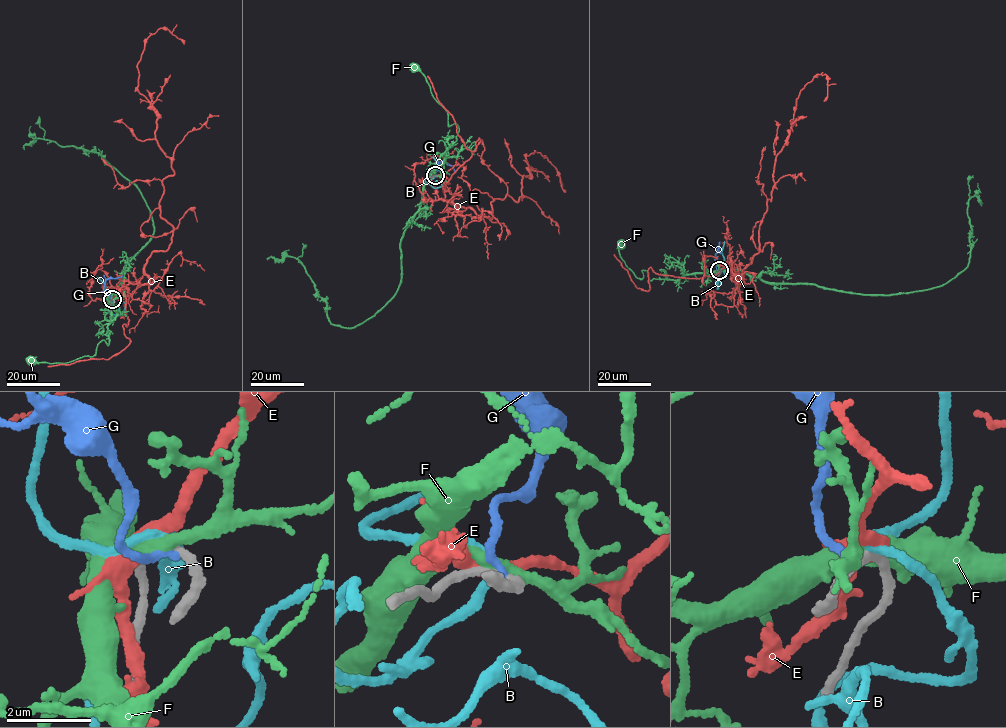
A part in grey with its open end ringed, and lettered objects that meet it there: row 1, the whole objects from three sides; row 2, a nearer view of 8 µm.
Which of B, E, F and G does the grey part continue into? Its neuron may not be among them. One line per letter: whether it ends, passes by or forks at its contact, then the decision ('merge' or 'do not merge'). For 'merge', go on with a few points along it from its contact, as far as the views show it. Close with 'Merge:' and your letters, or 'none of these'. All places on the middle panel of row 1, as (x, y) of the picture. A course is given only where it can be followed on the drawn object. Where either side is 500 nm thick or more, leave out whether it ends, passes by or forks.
B: it passes by; merge; it runs (435, 175), (428, 182), (425, 180), (426, 176), (434, 188), (442, 186), (437, 182), (429, 184)
E: it passes by; do not merge
F: it passes by; do not merge
G: it ends there; do not merge
Merge: B

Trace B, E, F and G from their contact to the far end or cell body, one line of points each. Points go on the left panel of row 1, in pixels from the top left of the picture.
B: (112, 299), (107, 308), (112, 314), (119, 315), (125, 304), (119, 304), (115, 312)
E: (111, 299), (171, 241), (159, 201), (174, 172), (137, 66), (160, 28), (184, 44)
F: (112, 299), (108, 301), (111, 314), (107, 328), (108, 345), (103, 340), (91, 357), (62, 363), (32, 361)
G: (113, 299), (103, 290), (105, 281), (122, 275)

